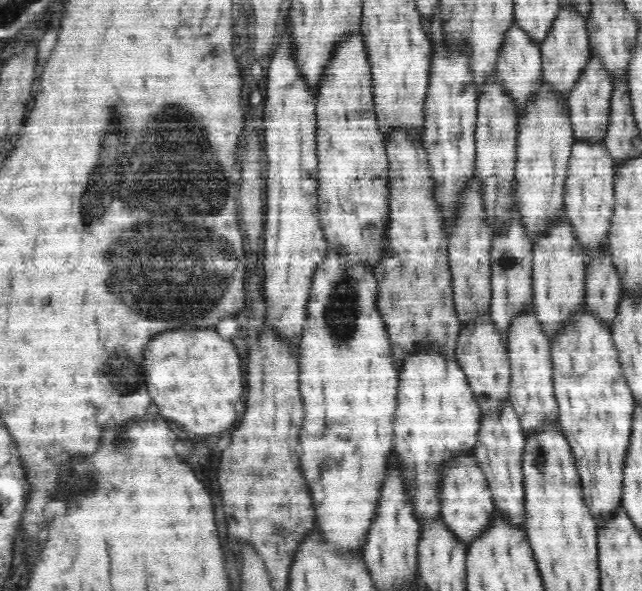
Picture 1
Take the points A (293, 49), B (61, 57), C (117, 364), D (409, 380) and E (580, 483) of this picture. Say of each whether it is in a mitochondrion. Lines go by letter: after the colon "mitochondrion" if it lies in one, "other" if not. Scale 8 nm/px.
A: other
B: other
C: mitochondrion
D: other
E: other

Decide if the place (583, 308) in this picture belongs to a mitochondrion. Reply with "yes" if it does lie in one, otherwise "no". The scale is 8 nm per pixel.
no

